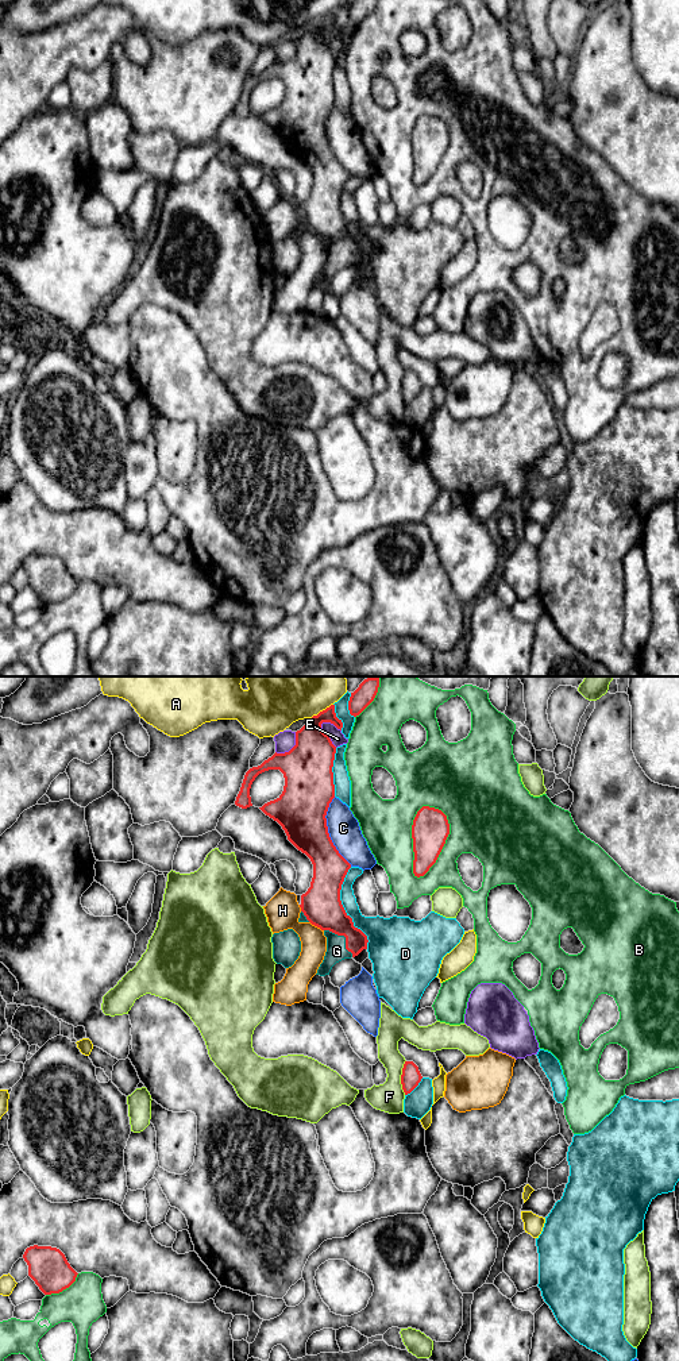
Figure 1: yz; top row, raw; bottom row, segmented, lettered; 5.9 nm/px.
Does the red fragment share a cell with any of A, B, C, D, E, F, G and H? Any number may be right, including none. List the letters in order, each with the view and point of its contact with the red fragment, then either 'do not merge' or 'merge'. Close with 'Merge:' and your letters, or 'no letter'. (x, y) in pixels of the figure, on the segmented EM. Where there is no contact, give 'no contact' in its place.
A: yz (320, 712) | do not merge
B: yz (413, 840) | do not merge
C: yz (327, 832) | do not merge
D: yz (343, 909) | do not merge
E: yz (327, 735) | do not merge
F: yz (401, 1078) | do not merge
G: yz (344, 936) | merge
H: yz (316, 925) | do not merge
Merge: G

